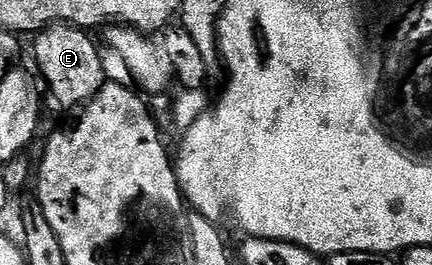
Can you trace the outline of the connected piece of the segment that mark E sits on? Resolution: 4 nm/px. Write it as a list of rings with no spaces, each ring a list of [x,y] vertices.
[[[52,24],[37,33],[34,40],[34,60],[46,83],[44,108],[50,112],[70,112],[81,109],[99,93],[102,84],[102,56],[85,31],[73,24]]]

